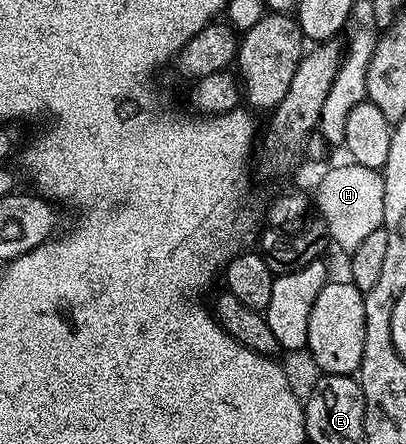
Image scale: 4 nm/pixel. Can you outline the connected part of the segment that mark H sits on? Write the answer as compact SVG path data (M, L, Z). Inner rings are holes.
M352 161L331 168L321 179L317 193L313 195L317 207L325 221L328 238L337 243L338 247L352 254L359 249L359 244L368 234L384 226L383 199L385 197L385 179L382 172L367 169Z

